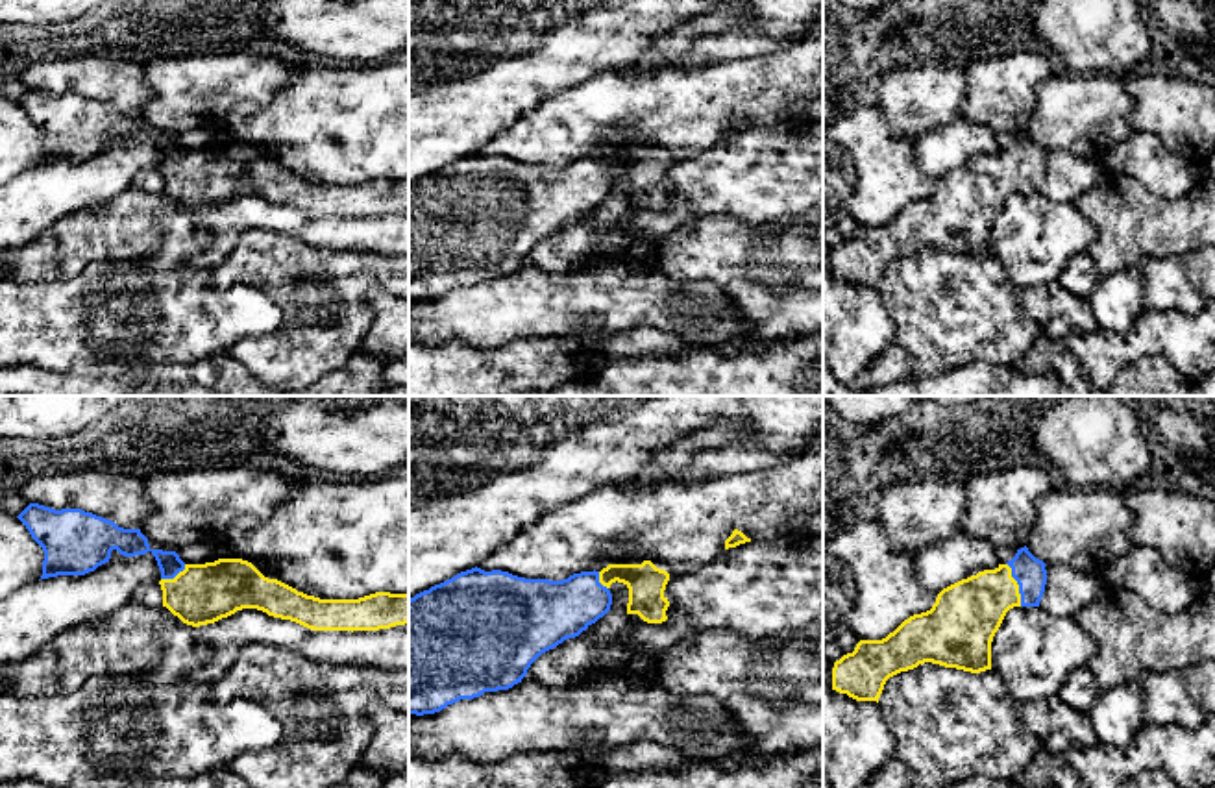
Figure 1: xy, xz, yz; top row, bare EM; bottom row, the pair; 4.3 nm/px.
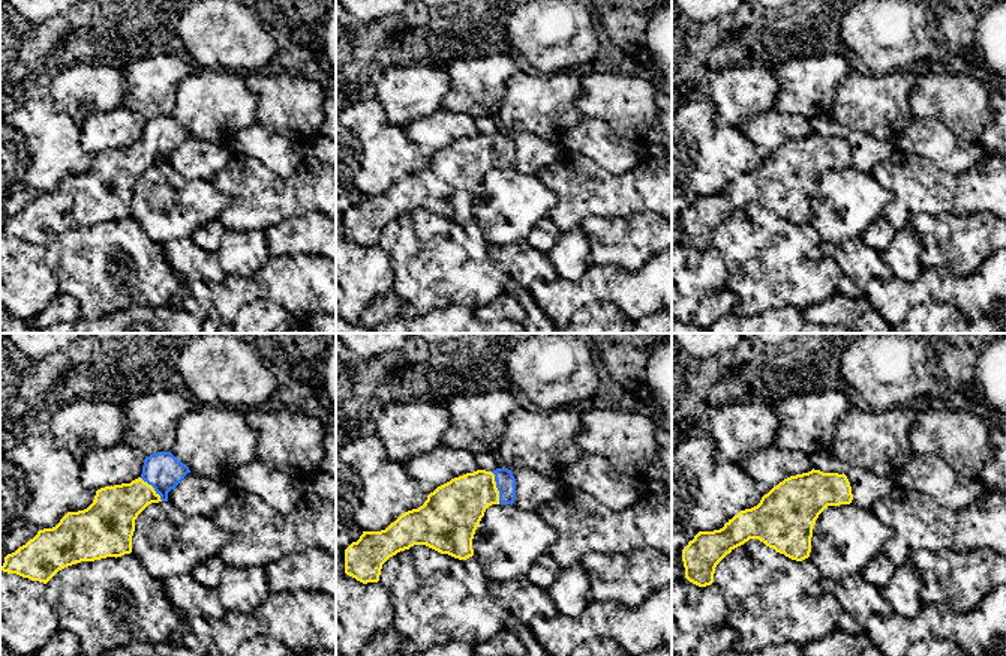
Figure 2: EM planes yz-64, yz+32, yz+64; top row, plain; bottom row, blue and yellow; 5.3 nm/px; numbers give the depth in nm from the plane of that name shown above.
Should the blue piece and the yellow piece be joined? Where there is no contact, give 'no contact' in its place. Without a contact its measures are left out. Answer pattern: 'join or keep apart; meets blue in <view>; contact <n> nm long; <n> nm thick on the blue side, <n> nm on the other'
join; meets blue in yz; contact 200 nm long; 140 nm thick on the blue side, 280 nm on the other

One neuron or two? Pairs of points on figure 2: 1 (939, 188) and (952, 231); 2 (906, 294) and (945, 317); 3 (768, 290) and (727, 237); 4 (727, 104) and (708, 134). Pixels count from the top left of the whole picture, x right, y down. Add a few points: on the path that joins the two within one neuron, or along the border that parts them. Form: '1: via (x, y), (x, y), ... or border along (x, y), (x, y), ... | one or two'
1: border along (982, 210), (963, 215), (918, 213), (913, 218) | two
2: border along (958, 309), (924, 303), (903, 317) | two
3: via (766, 276), (741, 251) | one
4: border along (708, 98), (714, 120), (738, 128) | two

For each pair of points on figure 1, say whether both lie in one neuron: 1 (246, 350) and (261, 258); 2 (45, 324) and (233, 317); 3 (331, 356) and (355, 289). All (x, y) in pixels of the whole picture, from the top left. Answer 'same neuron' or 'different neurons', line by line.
1: same neuron
2: same neuron
3: same neuron

